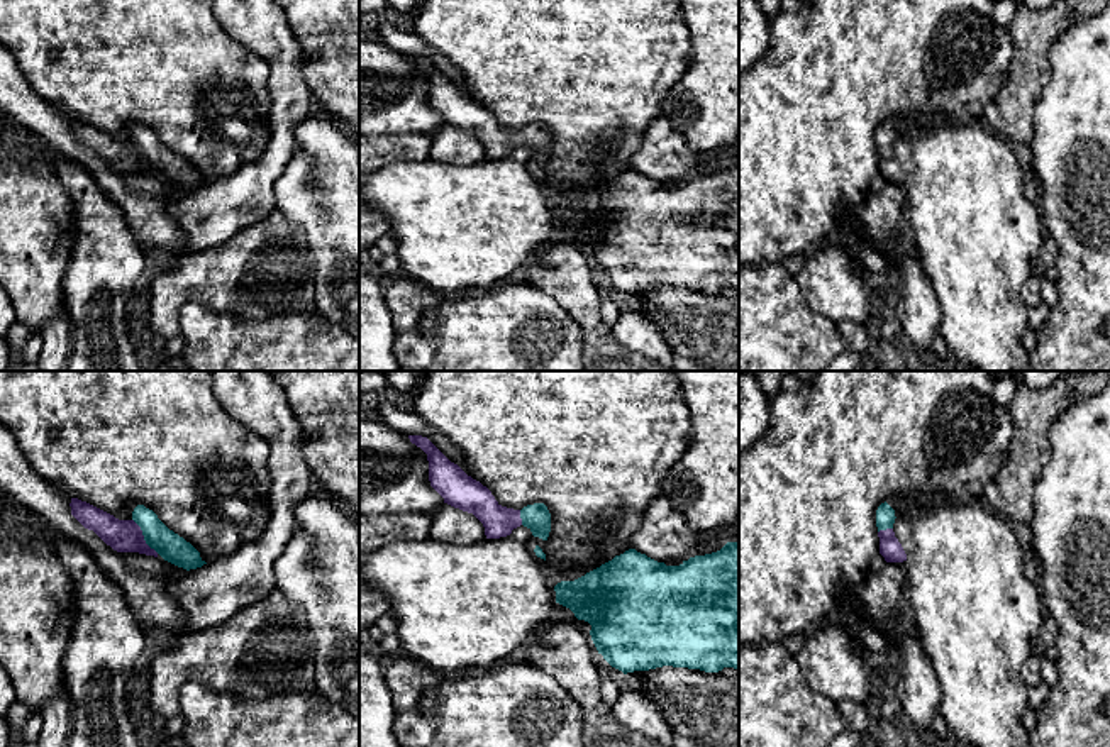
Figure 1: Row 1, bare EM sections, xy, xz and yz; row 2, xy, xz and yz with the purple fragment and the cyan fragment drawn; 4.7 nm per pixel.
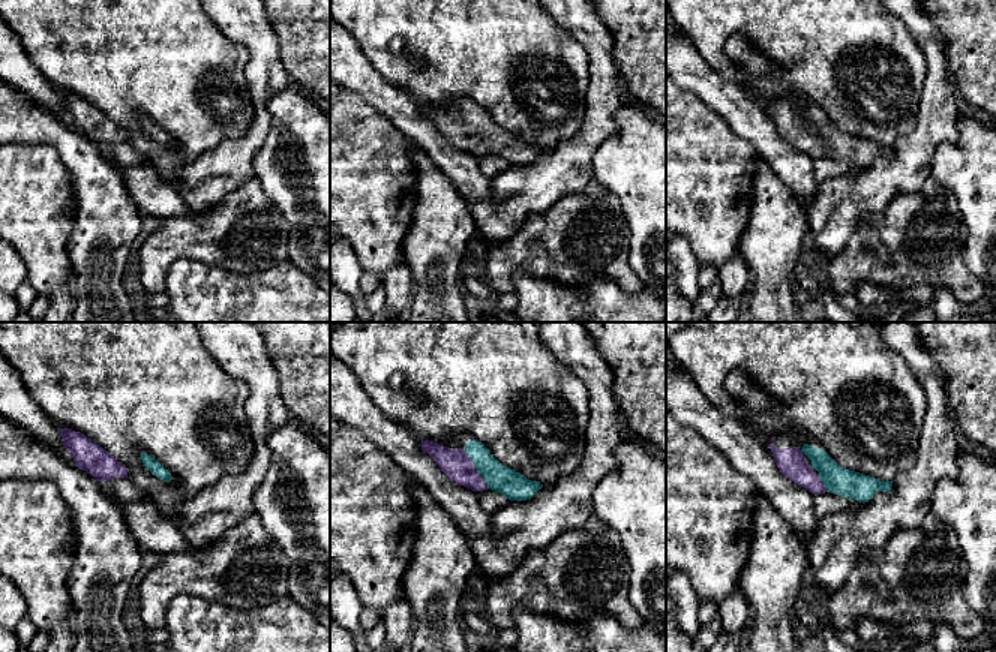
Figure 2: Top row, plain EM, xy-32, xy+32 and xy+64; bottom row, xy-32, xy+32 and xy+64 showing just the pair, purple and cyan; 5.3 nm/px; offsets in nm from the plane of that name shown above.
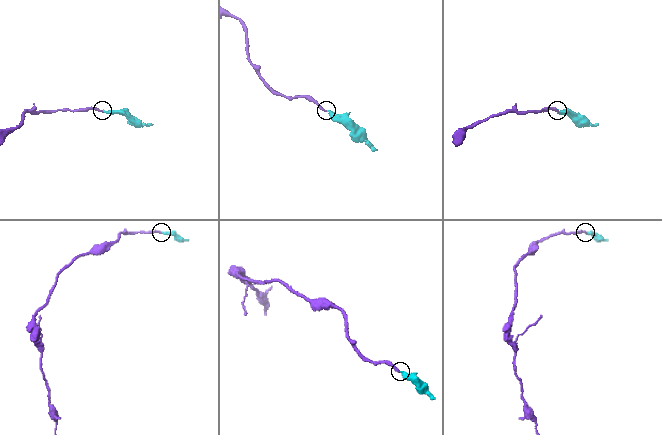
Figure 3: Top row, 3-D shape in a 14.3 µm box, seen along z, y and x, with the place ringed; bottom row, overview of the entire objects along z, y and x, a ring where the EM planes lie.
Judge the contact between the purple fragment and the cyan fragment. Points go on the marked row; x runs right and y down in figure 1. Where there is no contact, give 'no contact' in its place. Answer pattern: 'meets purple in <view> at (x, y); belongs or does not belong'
meets purple in xy at (143, 537); belongs

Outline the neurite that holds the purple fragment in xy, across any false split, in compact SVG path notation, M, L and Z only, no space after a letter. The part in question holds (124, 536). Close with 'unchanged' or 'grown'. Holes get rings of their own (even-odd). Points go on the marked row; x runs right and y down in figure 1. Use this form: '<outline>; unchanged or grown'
M71 498L69 506L71 515L85 528L93 530L117 552L161 556L164 561L186 571L207 564L190 542L169 530L158 515L144 505L134 508L130 520L119 520L78 498Z; grown

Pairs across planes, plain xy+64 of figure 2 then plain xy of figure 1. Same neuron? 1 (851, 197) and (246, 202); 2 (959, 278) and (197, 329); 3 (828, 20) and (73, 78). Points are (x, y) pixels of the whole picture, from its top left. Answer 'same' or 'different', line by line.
1: same
2: different
3: same

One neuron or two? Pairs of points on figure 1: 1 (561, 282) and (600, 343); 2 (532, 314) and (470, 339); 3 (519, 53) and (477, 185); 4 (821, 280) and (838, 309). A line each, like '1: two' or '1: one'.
1: one
2: one
3: two
4: one

